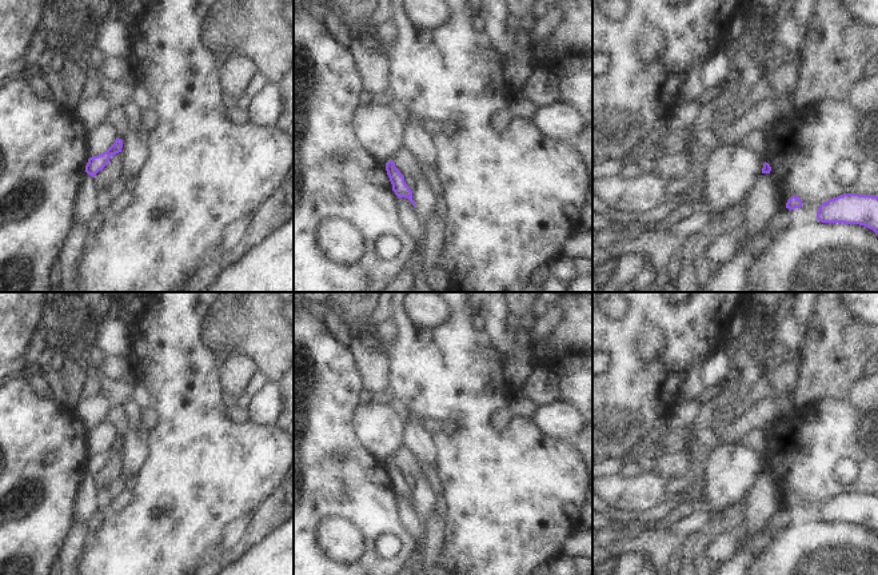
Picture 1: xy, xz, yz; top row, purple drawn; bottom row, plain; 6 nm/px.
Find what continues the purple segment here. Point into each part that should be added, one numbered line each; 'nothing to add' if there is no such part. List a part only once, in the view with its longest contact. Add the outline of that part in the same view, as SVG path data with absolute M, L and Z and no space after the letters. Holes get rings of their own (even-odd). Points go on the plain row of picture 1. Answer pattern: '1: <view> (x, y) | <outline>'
nothing to add

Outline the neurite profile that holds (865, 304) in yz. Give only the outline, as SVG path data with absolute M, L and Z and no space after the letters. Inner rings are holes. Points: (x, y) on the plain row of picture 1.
M841 292L842 302L866 323L878 324L878 292Z

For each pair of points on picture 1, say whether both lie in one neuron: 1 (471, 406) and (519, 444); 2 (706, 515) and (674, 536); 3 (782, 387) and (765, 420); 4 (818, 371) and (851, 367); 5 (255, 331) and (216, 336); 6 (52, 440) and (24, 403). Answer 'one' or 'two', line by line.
1: one
2: one
3: two
4: one
5: one
6: one

